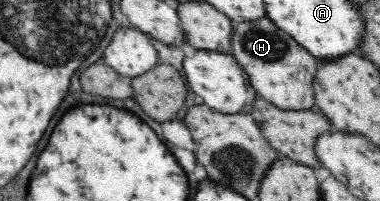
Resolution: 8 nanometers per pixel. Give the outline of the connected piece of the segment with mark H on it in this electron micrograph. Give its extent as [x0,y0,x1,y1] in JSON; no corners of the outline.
[229,16,317,110]

